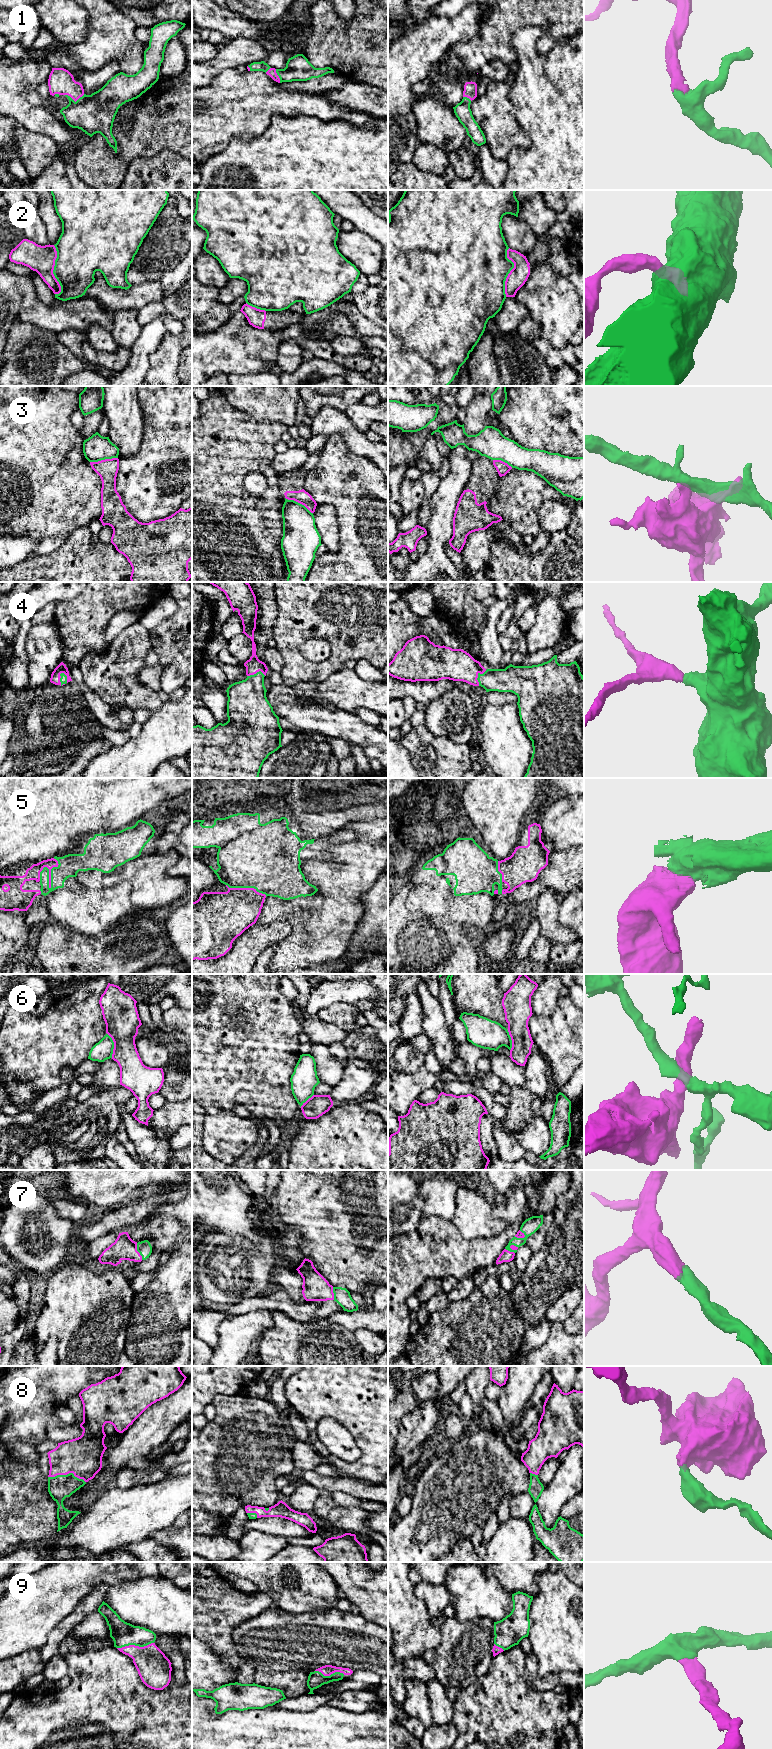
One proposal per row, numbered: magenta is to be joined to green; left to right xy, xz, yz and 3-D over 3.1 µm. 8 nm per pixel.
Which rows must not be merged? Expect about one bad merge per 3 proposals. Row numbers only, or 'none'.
2, 3, 6

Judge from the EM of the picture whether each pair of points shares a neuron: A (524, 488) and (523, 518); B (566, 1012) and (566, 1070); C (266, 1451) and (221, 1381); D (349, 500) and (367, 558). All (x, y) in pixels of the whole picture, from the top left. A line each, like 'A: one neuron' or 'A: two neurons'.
A: one neuron
B: one neuron
C: two neurons
D: one neuron

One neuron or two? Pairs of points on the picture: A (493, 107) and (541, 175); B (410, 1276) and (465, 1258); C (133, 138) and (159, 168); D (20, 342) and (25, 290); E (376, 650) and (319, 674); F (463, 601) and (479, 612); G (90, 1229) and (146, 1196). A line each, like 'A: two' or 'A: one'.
A: two
B: one
C: two
D: two
E: one
F: one
G: one

